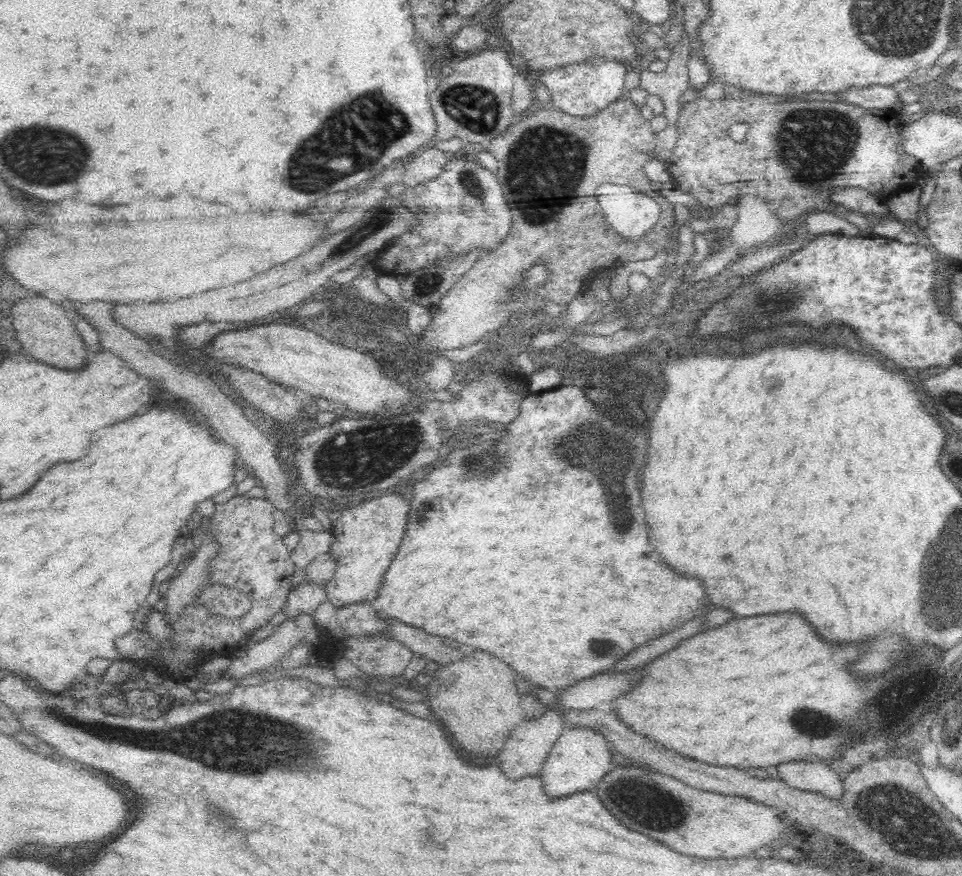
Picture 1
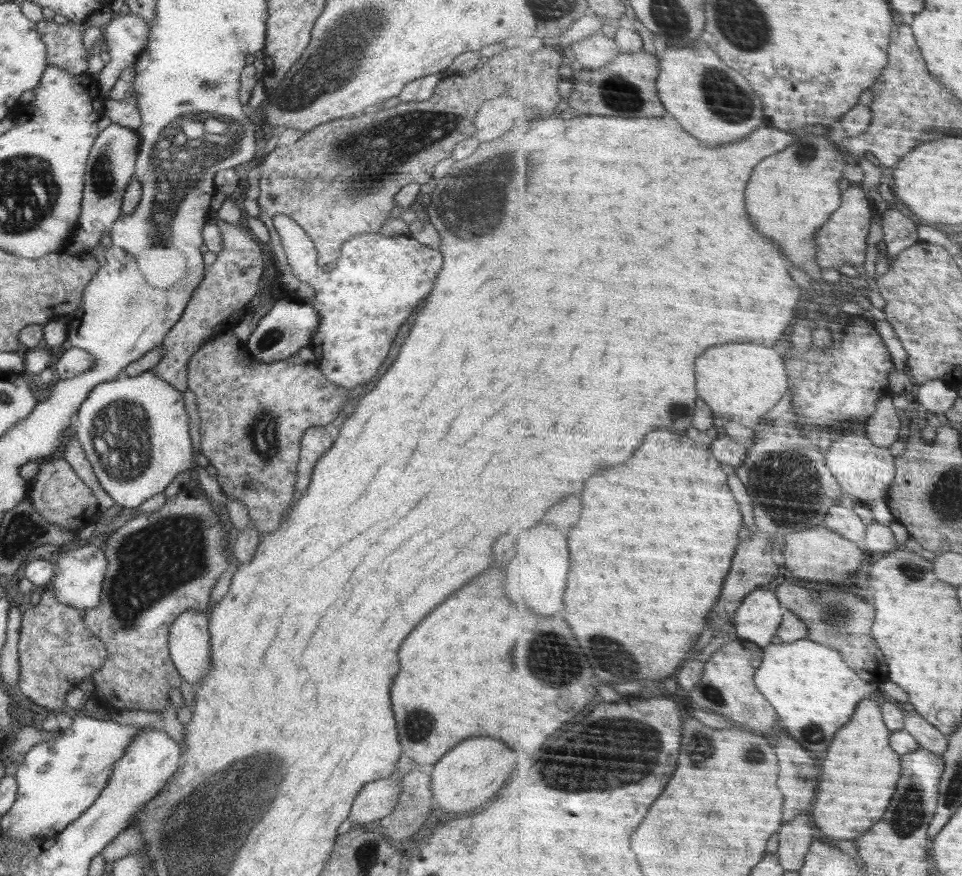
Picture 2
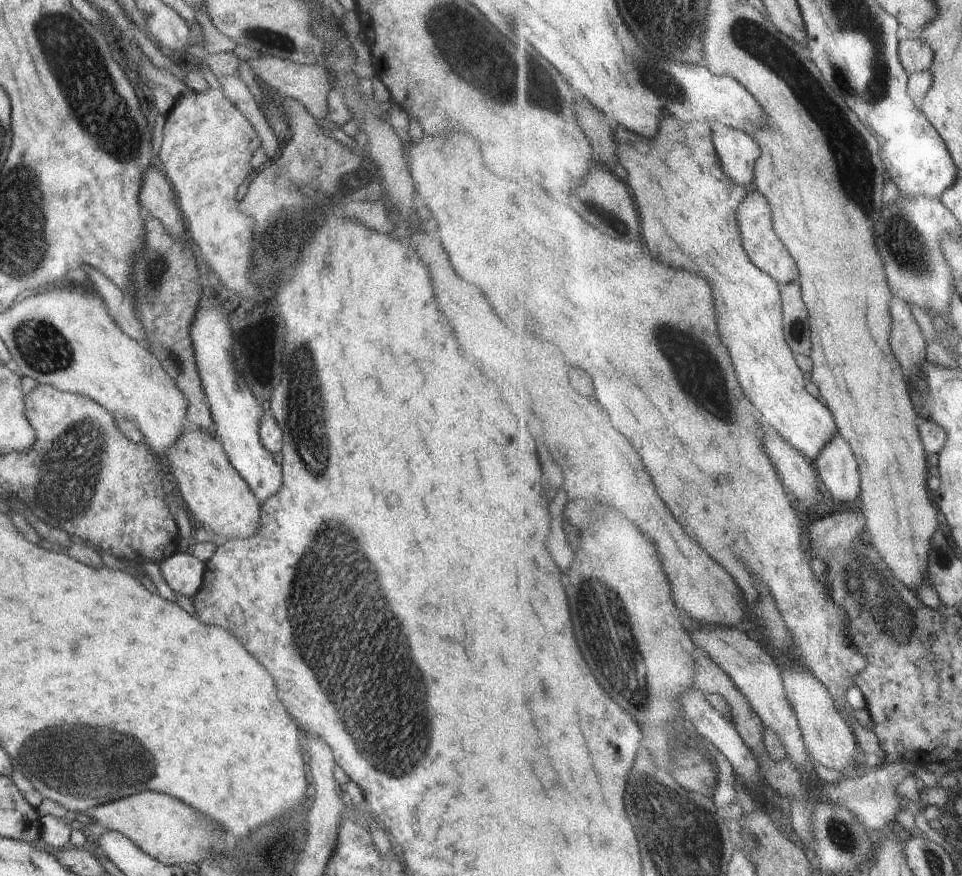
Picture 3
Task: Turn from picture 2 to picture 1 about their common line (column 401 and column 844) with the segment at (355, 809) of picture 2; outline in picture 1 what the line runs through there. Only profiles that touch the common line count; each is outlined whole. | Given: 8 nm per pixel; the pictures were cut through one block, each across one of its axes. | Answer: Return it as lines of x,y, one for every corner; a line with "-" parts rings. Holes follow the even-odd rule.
798,760
778,764
776,769
780,779
790,787
838,800
845,792
843,776
836,774
829,765
818,760

